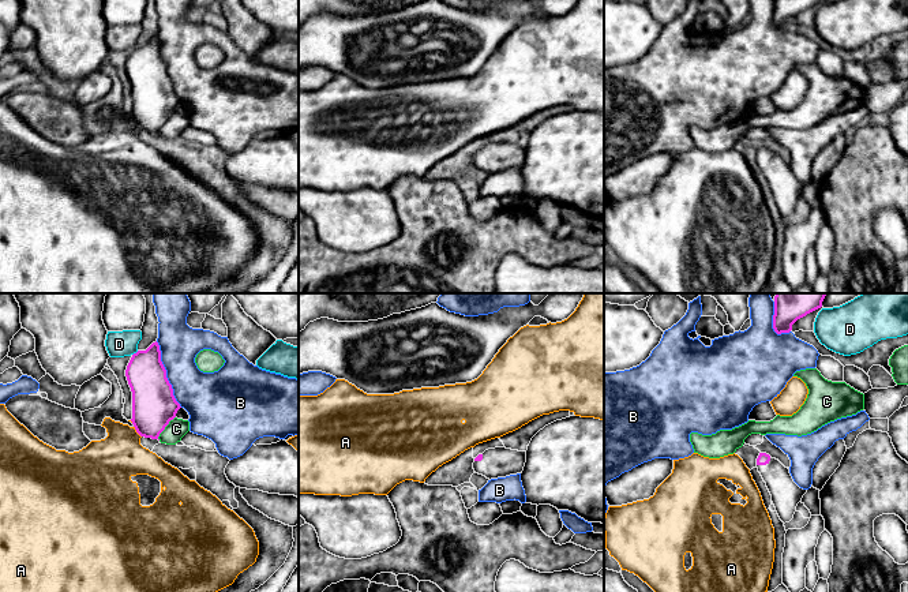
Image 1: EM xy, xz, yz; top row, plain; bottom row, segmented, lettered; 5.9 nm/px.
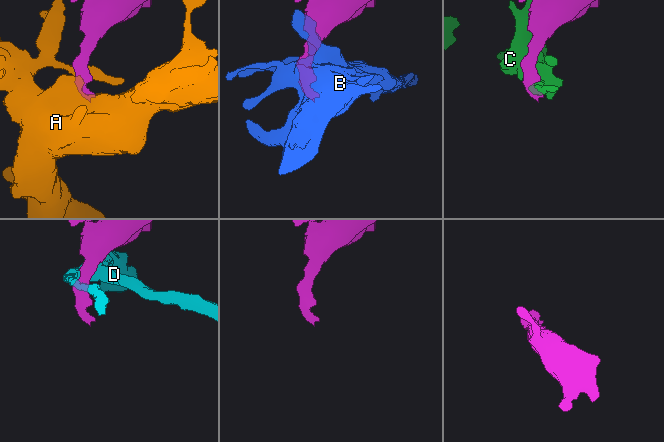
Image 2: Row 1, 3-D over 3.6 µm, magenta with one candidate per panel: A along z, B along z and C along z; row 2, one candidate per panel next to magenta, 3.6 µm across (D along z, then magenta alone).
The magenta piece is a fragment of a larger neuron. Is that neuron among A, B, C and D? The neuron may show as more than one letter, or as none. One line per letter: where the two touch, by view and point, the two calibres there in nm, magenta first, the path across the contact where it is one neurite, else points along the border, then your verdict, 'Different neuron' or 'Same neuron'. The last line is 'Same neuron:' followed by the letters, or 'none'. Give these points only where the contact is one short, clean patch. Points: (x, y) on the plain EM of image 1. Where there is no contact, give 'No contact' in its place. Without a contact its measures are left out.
A: Touches magenta at xy (137, 126). Thickness 260 nm (magenta) against 300 nm. Different neuron
B: Touches magenta at xy (165, 68). Thickness 260 nm (magenta) against 280 nm. Different neuron
C: Touches magenta at xy (164, 123). Thickness 260 nm (magenta) against 120 nm. Boundary: xy (175, 111), (158, 134). Different neuron
D: Touches magenta at xy (137, 47). Thickness 240 nm (magenta) against 160 nm. Different neuron
Same neuron: none

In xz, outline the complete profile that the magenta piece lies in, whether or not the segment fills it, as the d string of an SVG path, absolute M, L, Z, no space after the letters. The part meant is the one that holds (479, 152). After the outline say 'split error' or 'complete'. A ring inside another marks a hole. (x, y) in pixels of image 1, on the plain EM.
M495 142L479 149L474 153L473 164L491 175L522 168L525 157L526 146Z | split error

